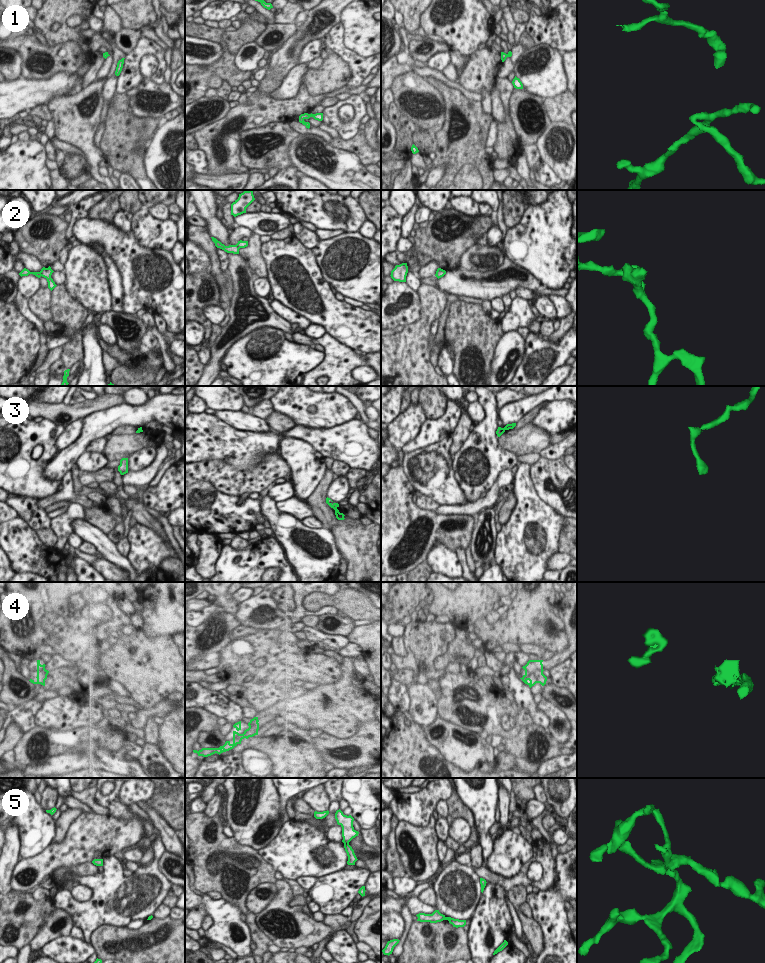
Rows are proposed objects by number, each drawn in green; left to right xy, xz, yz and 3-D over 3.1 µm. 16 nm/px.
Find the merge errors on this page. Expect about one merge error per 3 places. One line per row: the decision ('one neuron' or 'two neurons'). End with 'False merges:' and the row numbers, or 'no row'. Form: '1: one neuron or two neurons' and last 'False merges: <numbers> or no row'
1: one neuron
2: two neurons
3: two neurons
4: one neuron
5: two neurons
False merges: 2, 3, 5

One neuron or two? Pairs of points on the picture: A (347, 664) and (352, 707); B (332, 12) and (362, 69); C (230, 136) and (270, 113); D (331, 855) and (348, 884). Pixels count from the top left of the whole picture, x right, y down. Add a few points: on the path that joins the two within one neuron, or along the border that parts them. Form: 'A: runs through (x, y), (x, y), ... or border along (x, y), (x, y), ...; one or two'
A: runs through (350, 675), (352, 680), (352, 696); one
B: border along (339, 21), (323, 37); two
C: runs through (240, 129), (255, 113), (260, 113); one
D: border along (343, 868), (318, 878); two

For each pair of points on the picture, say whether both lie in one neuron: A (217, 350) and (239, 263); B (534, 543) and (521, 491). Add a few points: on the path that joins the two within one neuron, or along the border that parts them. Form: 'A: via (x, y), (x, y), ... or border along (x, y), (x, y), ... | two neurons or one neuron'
A: via (228, 328), (234, 321), (239, 285) | one neuron
B: via (533, 530), (529, 504) | one neuron

